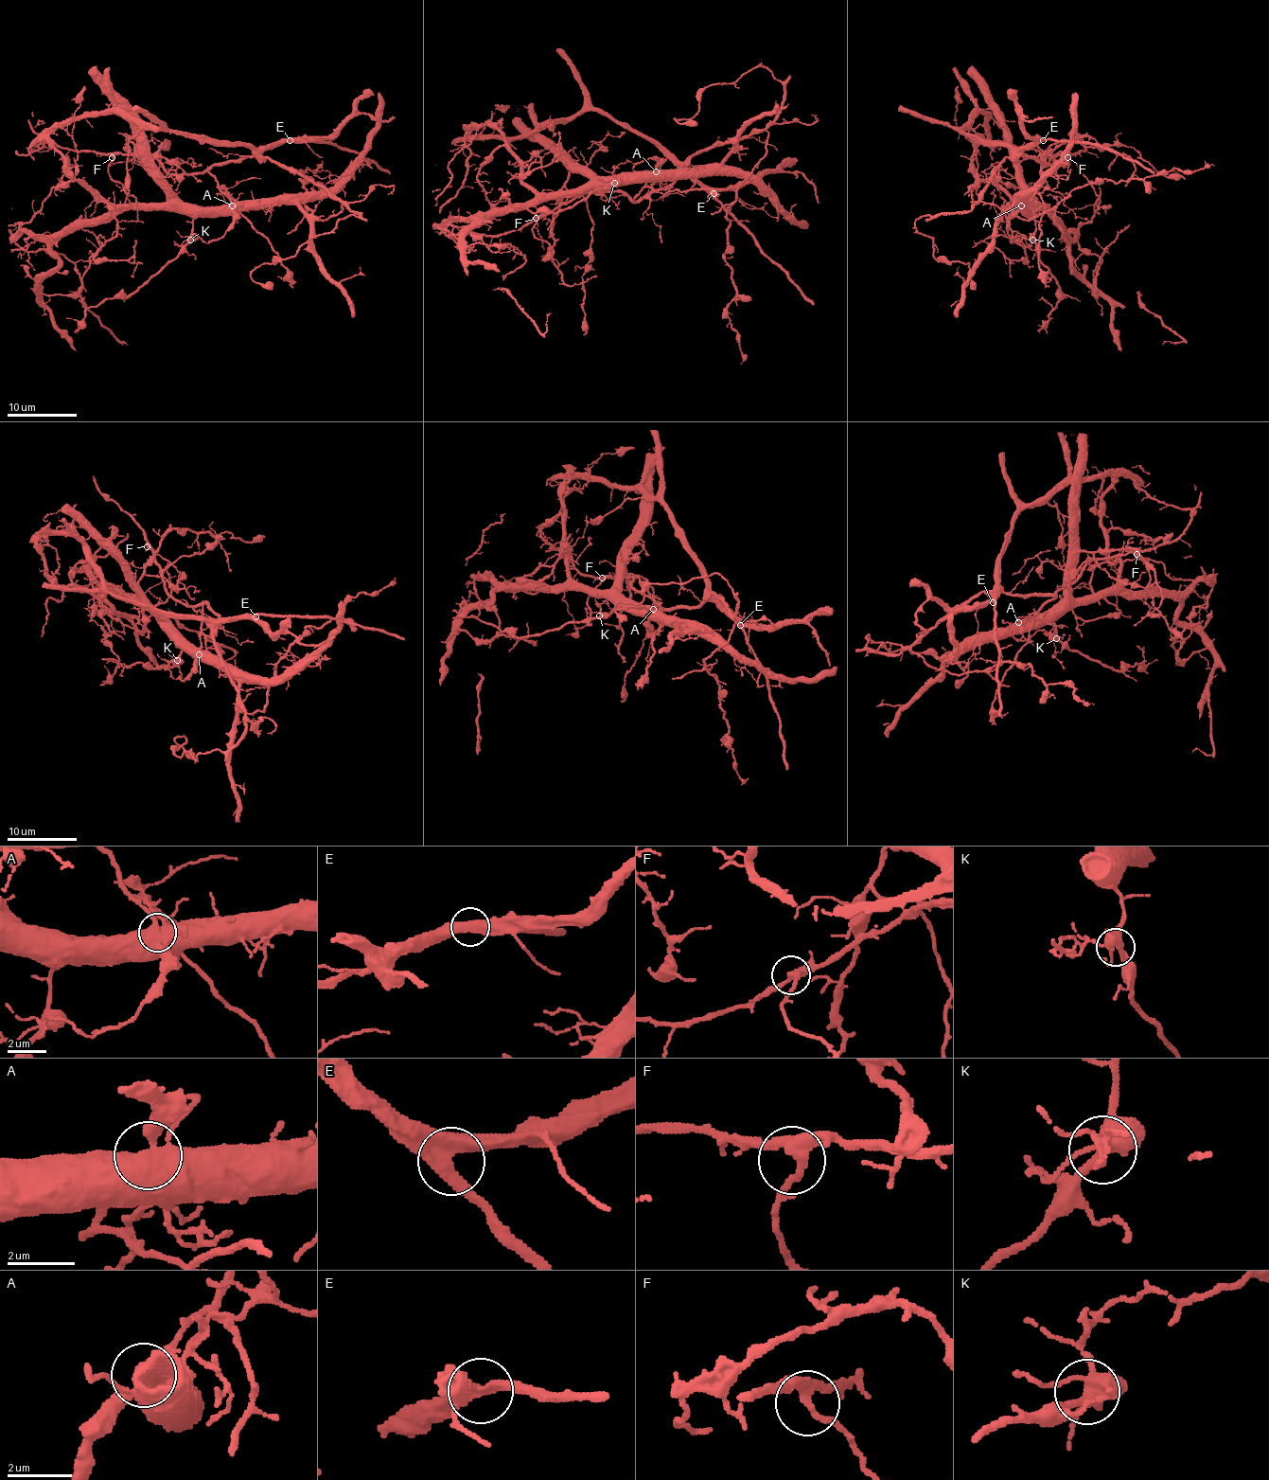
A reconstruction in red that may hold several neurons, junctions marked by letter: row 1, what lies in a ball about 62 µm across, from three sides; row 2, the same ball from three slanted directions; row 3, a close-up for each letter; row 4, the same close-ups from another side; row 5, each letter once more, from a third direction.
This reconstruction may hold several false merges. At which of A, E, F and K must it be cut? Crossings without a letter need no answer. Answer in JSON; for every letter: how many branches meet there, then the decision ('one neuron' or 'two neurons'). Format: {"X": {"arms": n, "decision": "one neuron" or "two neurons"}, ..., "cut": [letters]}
{"A": {"arms": 4, "decision": "two neurons"}, "E": {"arms": 3, "decision": "one neuron"}, "F": {"arms": 3, "decision": "one neuron"}, "K": {"arms": 5, "decision": "one neuron"}, "cut": ["A"]}

